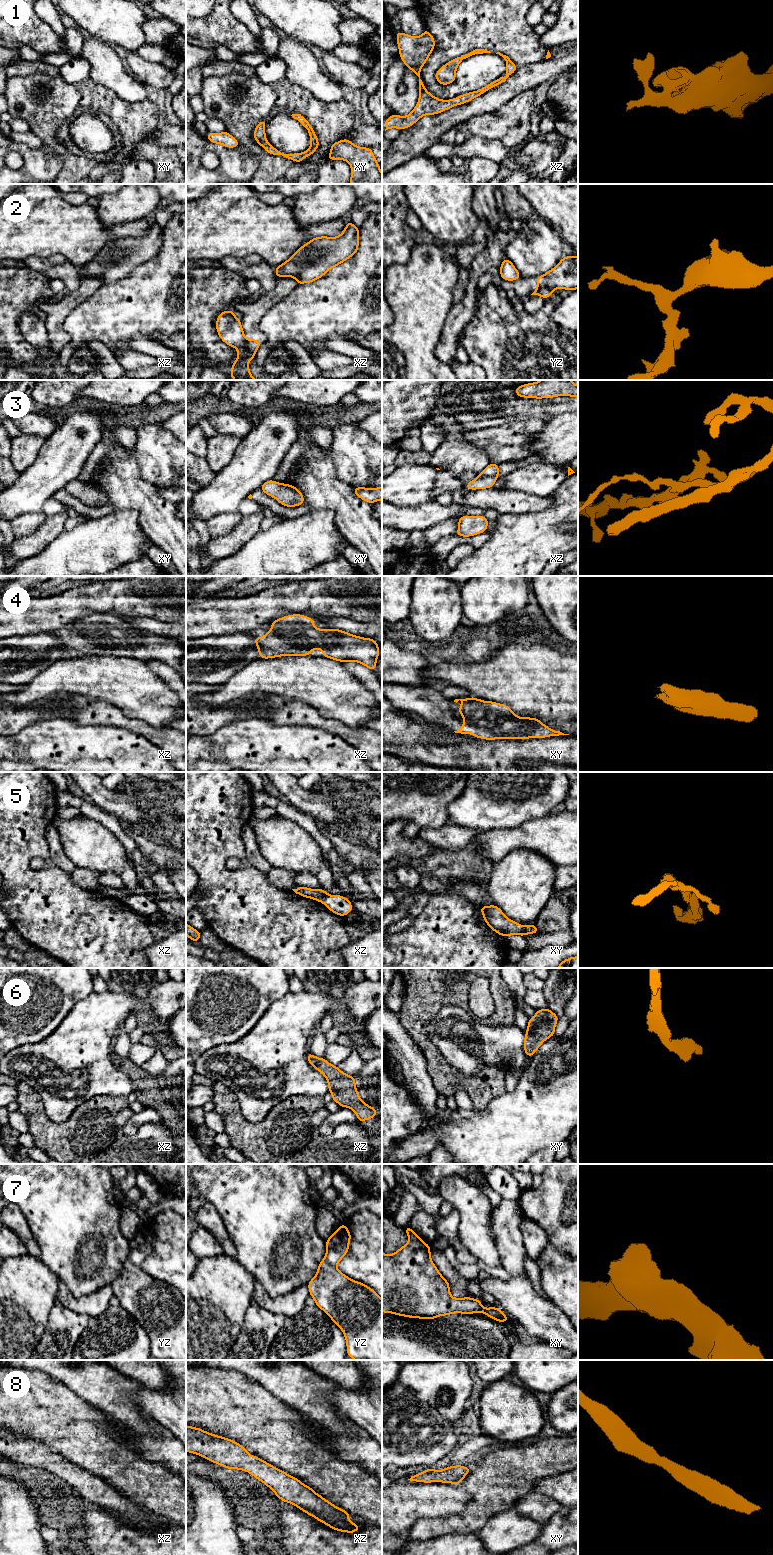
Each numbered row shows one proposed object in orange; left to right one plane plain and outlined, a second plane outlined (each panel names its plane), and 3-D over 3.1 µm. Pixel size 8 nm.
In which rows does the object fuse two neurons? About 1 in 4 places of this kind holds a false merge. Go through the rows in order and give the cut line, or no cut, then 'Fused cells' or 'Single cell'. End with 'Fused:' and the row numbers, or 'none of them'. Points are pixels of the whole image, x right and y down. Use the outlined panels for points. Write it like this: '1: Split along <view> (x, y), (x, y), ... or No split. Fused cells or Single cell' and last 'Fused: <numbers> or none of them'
1: No split. Single cell
2: Split along xz (247, 339), (246, 347), (238, 350). Fused cells
3: Split along xz (496, 477), (484, 476), (478, 478). Fused cells
4: No split. Single cell
5: Split along xz (327, 893), (321, 902). Fused cells
6: No split. Single cell
7: No split. Single cell
8: No split. Single cell
Fused: 2, 3, 5

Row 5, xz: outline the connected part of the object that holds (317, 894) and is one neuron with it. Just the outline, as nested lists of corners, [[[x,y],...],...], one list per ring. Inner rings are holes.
[[[300,886],[296,889],[292,889],[296,894],[306,897],[309,899],[314,899],[318,902],[323,901],[324,897],[328,894],[328,892],[324,891],[322,888],[319,889],[311,889],[308,887]]]

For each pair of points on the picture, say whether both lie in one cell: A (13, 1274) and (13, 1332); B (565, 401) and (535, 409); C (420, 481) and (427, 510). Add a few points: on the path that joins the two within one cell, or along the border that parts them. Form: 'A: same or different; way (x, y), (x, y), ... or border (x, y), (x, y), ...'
A: same; way (13, 1288), (13, 1318)
B: same; way (558, 405), (542, 408)
C: different; border (430, 500), (421, 504), (402, 506)

